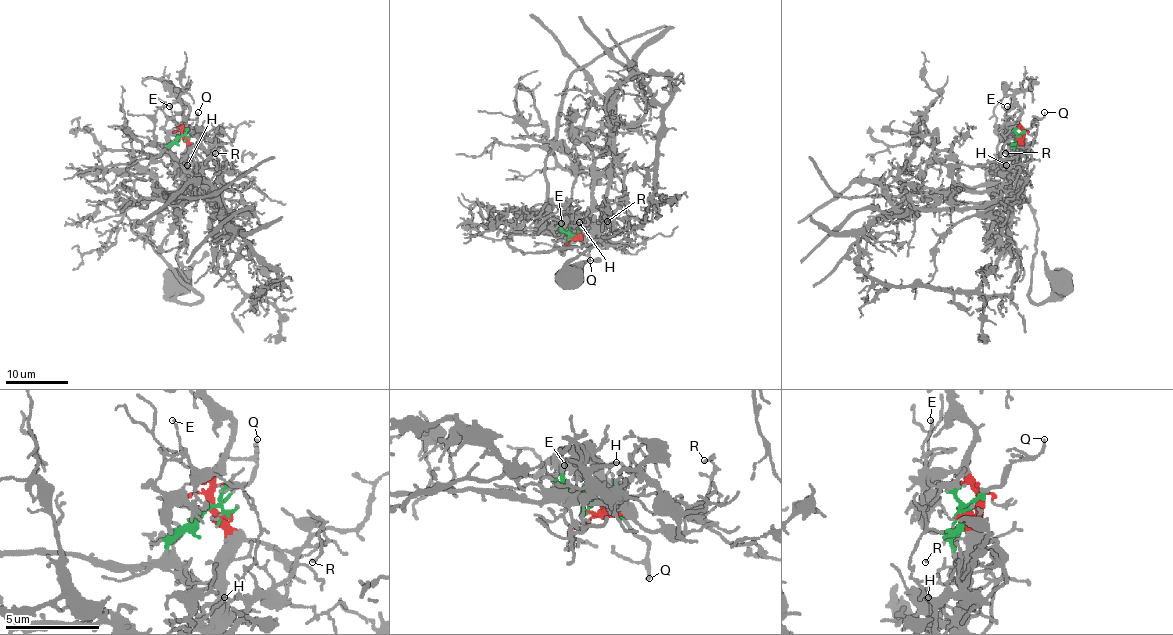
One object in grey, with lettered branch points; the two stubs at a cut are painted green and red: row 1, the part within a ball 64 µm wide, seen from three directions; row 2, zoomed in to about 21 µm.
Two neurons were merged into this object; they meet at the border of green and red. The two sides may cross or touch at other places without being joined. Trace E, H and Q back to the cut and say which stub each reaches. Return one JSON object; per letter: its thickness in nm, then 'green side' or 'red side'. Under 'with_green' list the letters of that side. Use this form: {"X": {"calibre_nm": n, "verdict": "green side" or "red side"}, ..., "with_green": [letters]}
{"E": {"calibre_nm": 110, "verdict": "red side"}, "H": {"calibre_nm": 130, "verdict": "green side"}, "Q": {"calibre_nm": 150, "verdict": "green side"}, "with_green": ["H", "Q"]}

